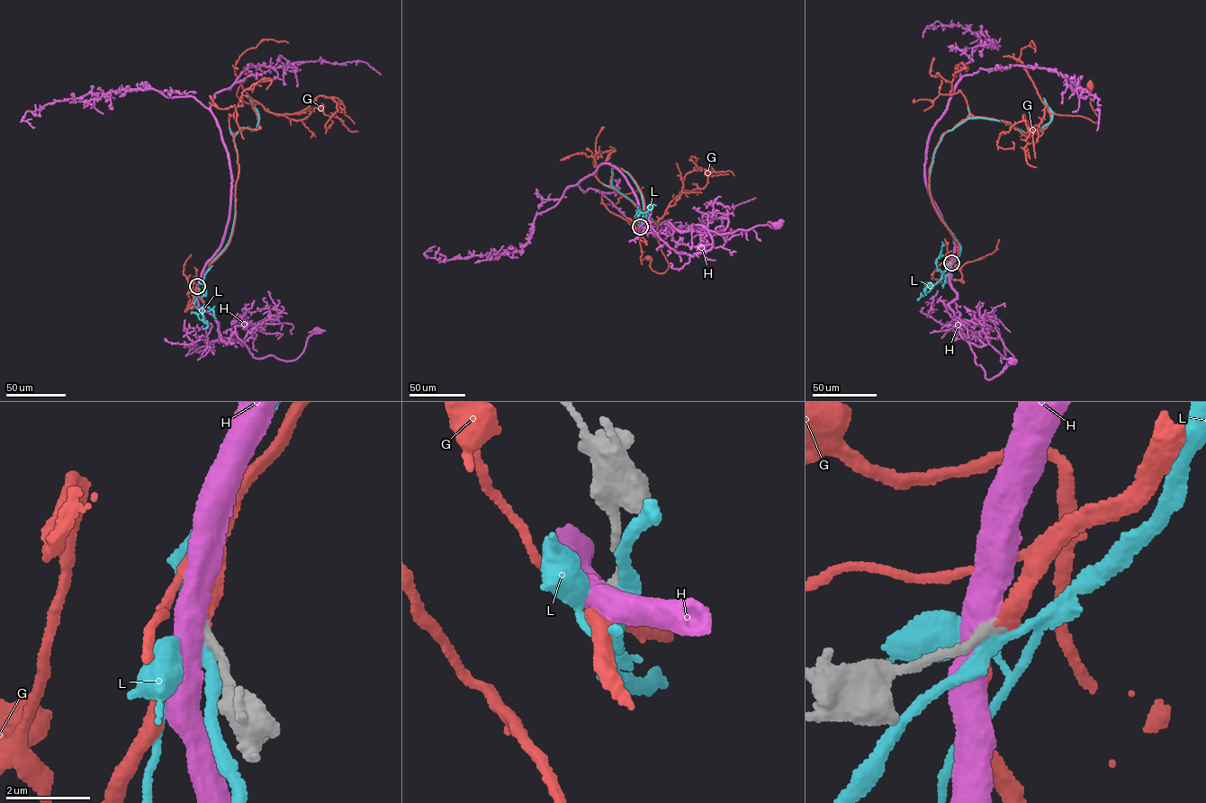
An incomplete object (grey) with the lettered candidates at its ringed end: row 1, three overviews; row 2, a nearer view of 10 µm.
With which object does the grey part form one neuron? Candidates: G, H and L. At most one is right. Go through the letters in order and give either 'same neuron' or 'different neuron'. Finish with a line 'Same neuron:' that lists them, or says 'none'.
G: same neuron
H: different neuron
L: different neuron
Same neuron: G

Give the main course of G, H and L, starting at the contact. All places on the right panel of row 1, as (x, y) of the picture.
G: (951, 263), (958, 245), (929, 188), (941, 135), (970, 114), (1035, 134), (1052, 113), (1096, 122), (1090, 85)
H: (951, 263), (949, 282), (957, 295), (949, 306), (956, 332), (959, 325), (961, 336), (988, 379), (1011, 361)
L: (951, 263), (960, 245), (936, 209), (929, 189), (942, 135), (969, 118), (1035, 131), (1053, 113), (1043, 98)

